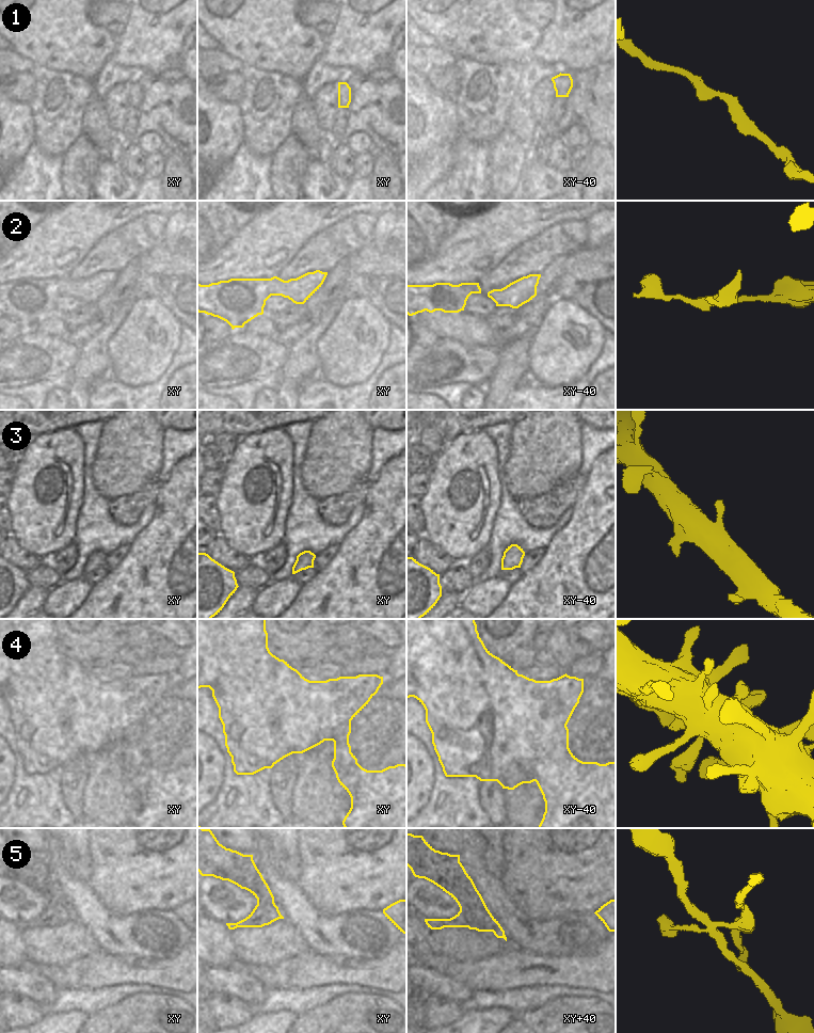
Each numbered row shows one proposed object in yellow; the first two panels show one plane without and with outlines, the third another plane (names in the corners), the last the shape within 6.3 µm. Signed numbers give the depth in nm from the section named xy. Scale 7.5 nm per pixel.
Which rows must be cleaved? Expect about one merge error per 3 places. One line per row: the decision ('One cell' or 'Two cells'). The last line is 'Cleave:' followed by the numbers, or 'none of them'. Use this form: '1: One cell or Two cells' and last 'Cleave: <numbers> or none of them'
1: One cell
2: One cell
3: One cell
4: One cell
5: Two cells
Cleave: 5

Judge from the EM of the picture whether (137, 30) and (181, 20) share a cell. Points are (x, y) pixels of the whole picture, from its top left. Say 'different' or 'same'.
same

